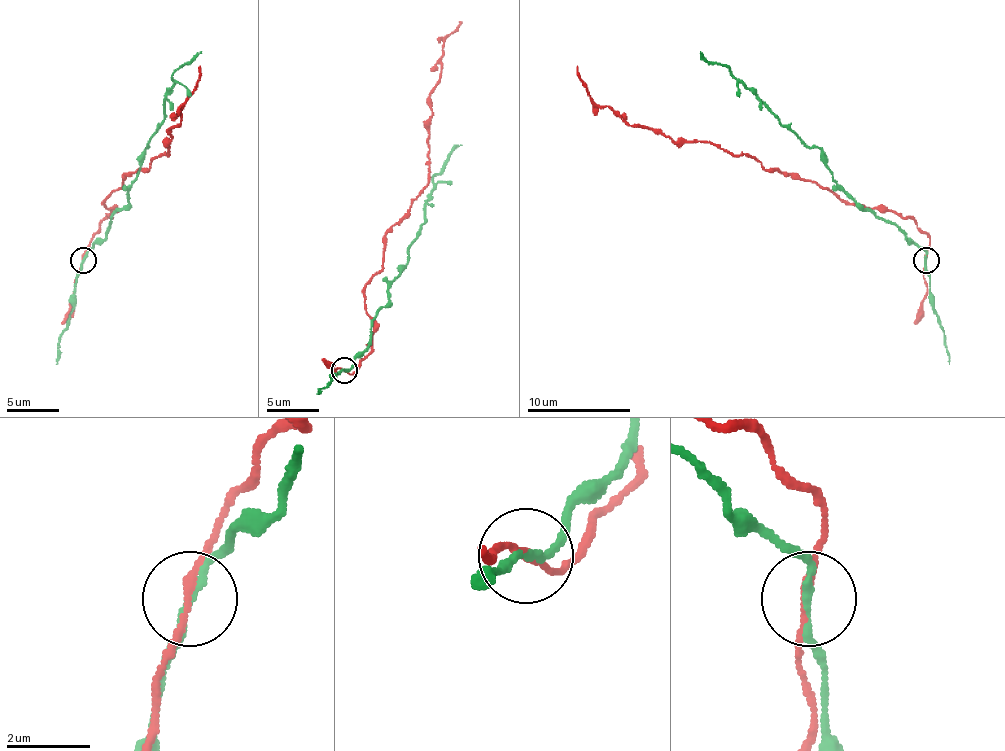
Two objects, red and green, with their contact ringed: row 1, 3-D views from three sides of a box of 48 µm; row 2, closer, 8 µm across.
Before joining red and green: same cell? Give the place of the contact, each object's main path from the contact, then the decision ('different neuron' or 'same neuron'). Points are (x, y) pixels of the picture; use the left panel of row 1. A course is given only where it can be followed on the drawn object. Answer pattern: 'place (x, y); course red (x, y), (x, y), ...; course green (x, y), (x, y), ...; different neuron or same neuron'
place (83, 260); course red (82, 261), (114, 209), (103, 201), (127, 175), (168, 154), (171, 128), (178, 126), (199, 66); course green (82, 261), (129, 201), (127, 188), (163, 121), (173, 71), (202, 51); different neuron

